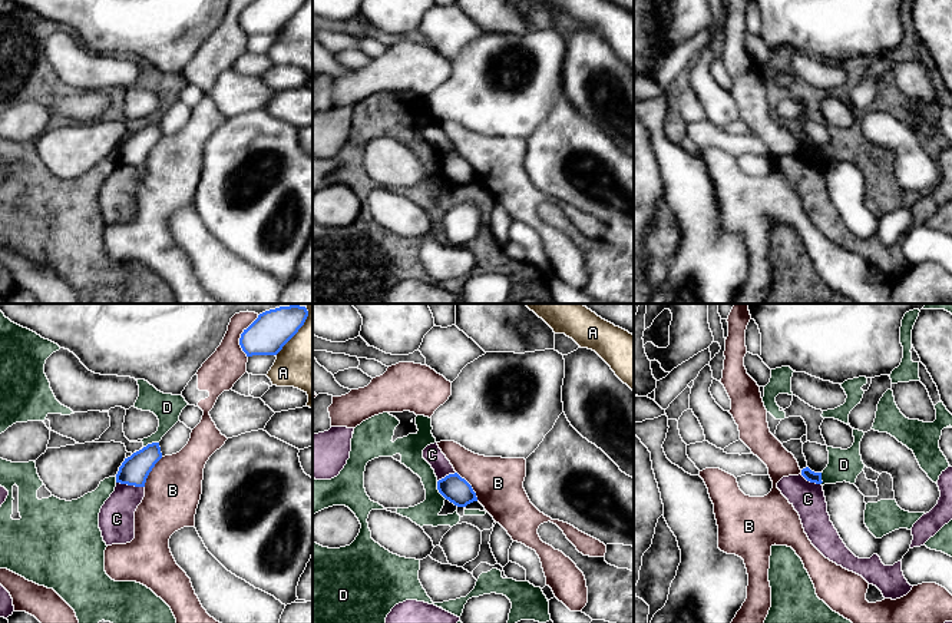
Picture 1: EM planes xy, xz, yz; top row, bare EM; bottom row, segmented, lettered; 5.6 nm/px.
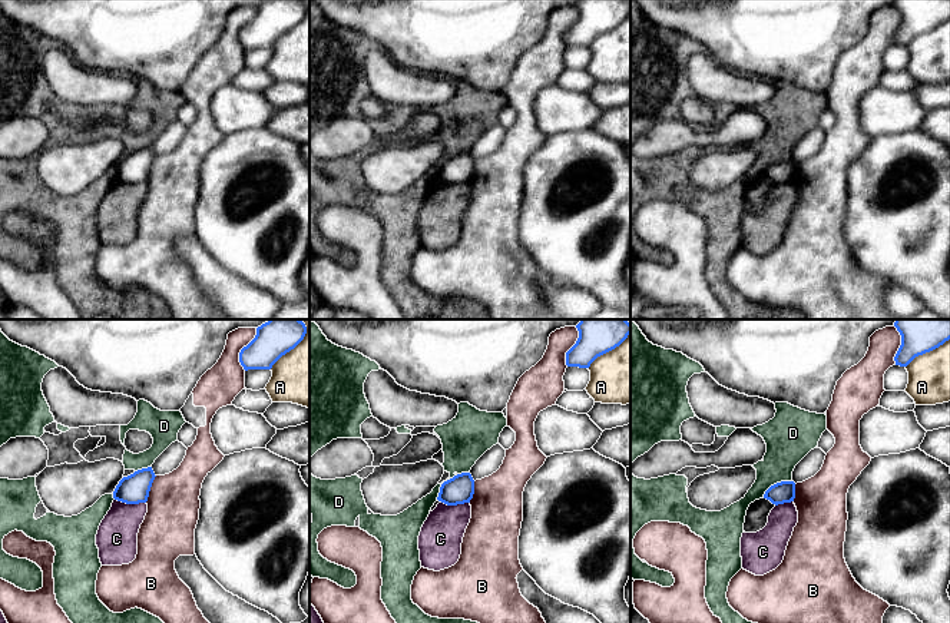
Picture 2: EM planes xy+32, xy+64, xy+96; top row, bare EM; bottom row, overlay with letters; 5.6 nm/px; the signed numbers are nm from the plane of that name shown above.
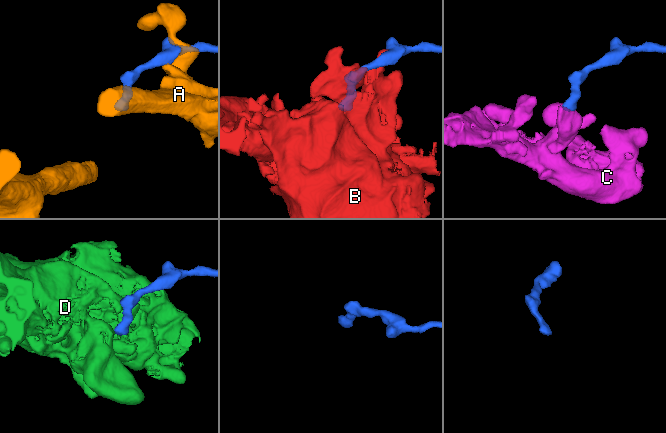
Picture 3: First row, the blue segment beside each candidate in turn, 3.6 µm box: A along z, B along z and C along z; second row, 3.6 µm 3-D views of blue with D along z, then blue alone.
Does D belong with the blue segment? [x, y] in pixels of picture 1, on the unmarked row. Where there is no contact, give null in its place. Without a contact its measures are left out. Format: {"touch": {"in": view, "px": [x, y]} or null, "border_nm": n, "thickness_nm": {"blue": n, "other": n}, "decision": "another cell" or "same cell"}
{"touch": {"in": "xy", "px": [149, 123]}, "border_nm": 120, "thickness_nm": {"blue": 160, "other": 160}, "decision": "another cell"}

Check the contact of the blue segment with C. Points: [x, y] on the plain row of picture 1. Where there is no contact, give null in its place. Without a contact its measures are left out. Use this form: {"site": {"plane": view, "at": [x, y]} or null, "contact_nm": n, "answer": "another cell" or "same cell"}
{"site": {"plane": "xy", "at": [131, 163]}, "contact_nm": 160, "answer": "another cell"}

